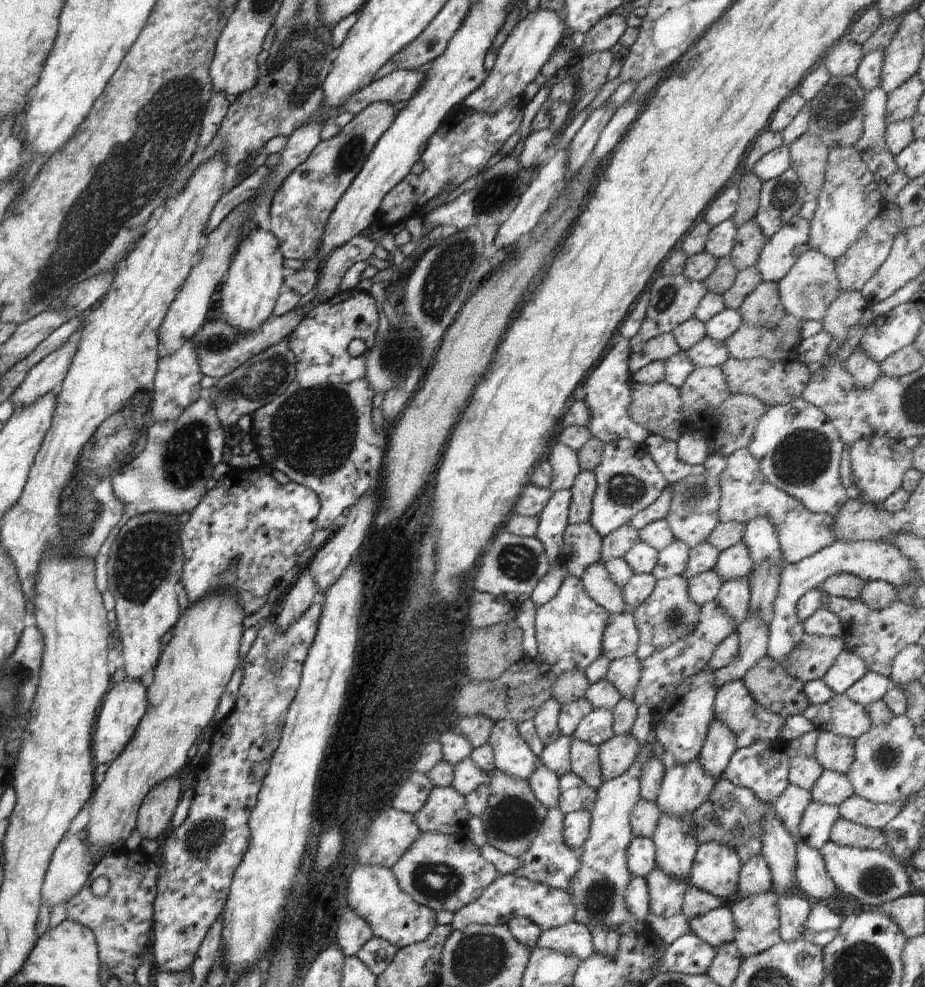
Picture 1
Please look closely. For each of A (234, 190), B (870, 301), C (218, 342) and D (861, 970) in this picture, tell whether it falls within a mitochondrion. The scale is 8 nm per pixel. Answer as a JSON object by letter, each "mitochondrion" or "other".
{"A":"other","B":"other","C":"mitochondrion","D":"mitochondrion"}

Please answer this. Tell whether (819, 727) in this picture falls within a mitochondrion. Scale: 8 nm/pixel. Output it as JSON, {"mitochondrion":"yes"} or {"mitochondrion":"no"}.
{"mitochondrion":"no"}

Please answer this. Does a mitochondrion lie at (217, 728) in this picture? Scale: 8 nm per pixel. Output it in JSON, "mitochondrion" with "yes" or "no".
{"mitochondrion":"no"}

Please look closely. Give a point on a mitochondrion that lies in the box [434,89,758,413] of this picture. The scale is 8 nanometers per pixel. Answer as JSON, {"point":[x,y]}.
{"point":[497,189]}

